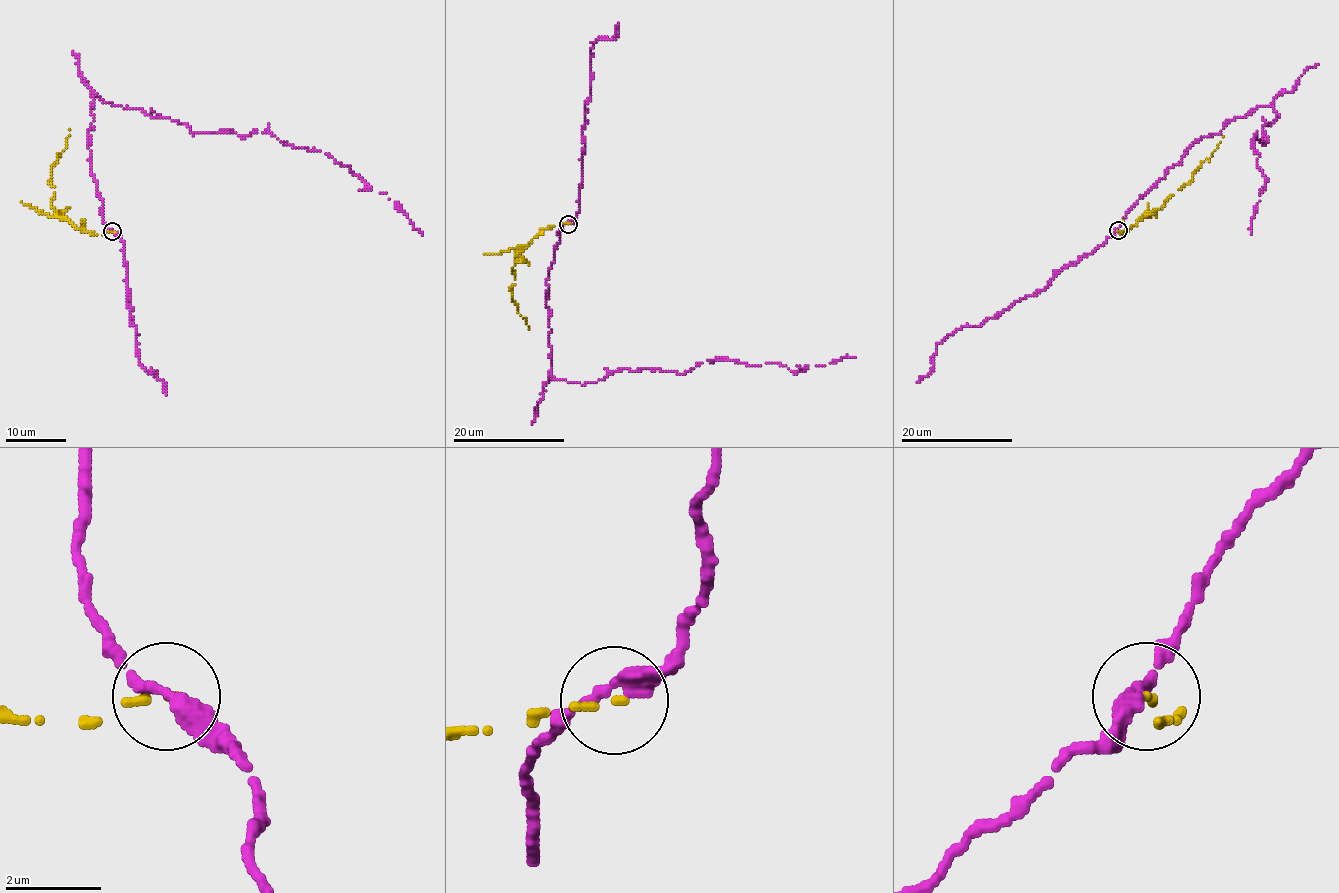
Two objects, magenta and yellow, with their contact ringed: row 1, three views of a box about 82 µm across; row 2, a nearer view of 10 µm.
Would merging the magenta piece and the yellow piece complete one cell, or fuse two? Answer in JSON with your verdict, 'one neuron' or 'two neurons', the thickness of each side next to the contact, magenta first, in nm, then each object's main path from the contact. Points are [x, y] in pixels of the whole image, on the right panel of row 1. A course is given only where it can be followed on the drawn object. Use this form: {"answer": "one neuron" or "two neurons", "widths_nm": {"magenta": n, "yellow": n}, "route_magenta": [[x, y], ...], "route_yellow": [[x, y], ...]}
{"answer": "two neurons", "widths_nm": {"magenta": 280, "yellow": 140}, "route_magenta": [[1116, 229], [1196, 141], [1271, 105], [1267, 141], [1252, 147], [1266, 176], [1252, 233]], "route_yellow": [[1118, 230], [1121, 233], [1132, 228], [1161, 208], [1168, 197], [1190, 182], [1224, 137]]}

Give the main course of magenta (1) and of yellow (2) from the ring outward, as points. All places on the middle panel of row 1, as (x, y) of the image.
1: (567, 222), (548, 270), (552, 377), (584, 384), (621, 369), (684, 373), (723, 358), (796, 372), (854, 358)
2: (568, 224), (549, 227), (527, 246), (515, 249), (511, 298), (518, 313), (527, 319), (529, 330)

